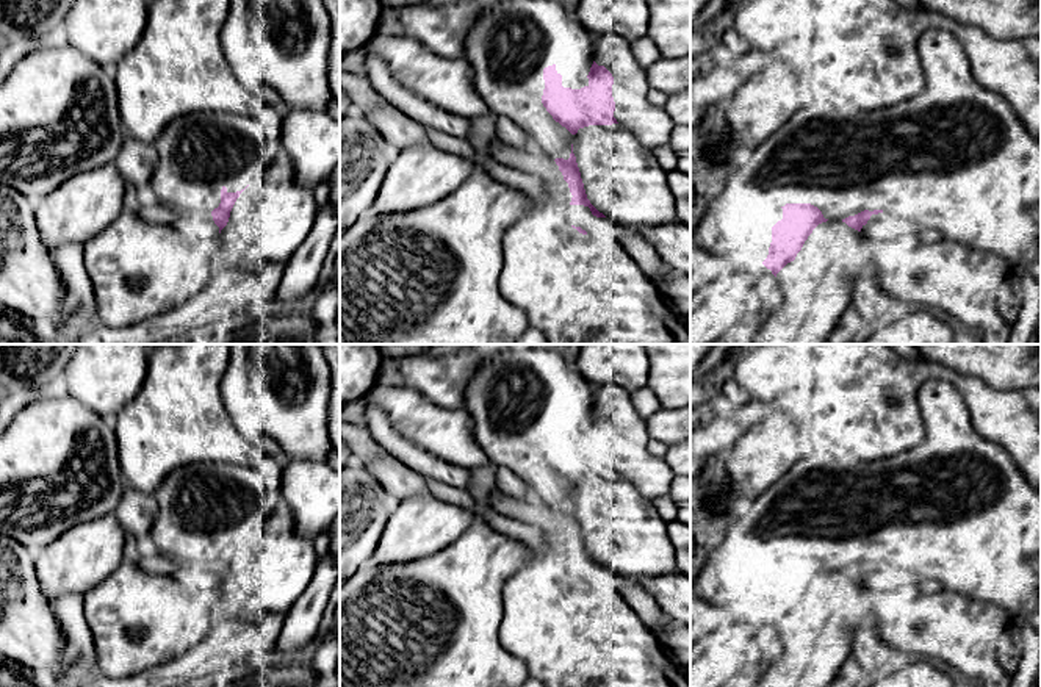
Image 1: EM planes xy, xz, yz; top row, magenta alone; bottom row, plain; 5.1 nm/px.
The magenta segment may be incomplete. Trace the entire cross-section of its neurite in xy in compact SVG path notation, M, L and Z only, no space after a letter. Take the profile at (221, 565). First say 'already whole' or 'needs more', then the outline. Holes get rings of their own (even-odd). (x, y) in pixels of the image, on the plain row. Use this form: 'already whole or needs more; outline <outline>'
needs more; outline M290 509L276 510L244 540L229 543L222 537L221 554L211 562L221 584L221 599L214 607L227 620L240 620L249 624L258 623L266 613L285 615L308 587L316 562L318 554L313 540L296 532Z

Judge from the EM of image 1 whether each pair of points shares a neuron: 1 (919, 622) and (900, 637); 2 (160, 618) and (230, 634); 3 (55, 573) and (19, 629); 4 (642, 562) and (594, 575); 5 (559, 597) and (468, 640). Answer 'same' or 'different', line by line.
1: same
2: different
3: different
4: different
5: different

